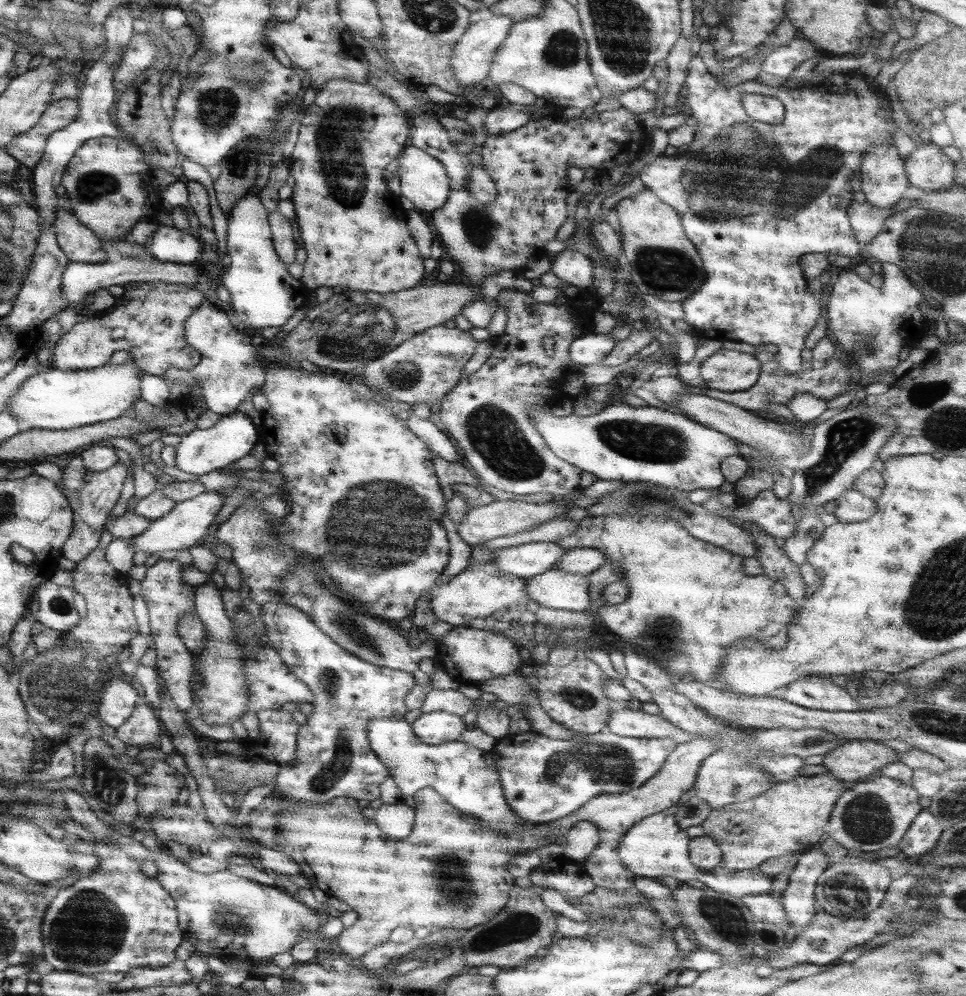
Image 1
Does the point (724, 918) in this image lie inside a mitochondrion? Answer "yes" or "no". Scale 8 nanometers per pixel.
yes

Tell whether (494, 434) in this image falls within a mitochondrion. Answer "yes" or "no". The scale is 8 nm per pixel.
yes

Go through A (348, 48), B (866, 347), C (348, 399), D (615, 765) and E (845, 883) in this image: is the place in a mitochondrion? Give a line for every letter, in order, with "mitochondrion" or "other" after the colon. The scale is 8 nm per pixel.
A: other
B: mitochondrion
C: other
D: mitochondrion
E: mitochondrion

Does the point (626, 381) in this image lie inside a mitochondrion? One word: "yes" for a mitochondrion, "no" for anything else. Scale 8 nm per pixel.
no

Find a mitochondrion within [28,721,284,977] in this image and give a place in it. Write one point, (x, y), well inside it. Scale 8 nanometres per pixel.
(88, 929)

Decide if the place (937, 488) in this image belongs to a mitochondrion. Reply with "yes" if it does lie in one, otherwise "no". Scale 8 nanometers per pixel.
no

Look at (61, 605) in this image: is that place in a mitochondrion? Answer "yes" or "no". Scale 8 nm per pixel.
yes

